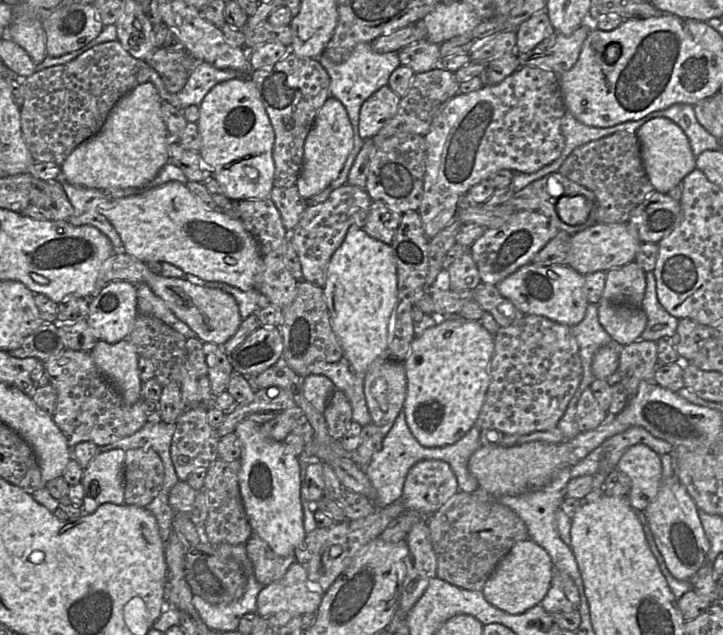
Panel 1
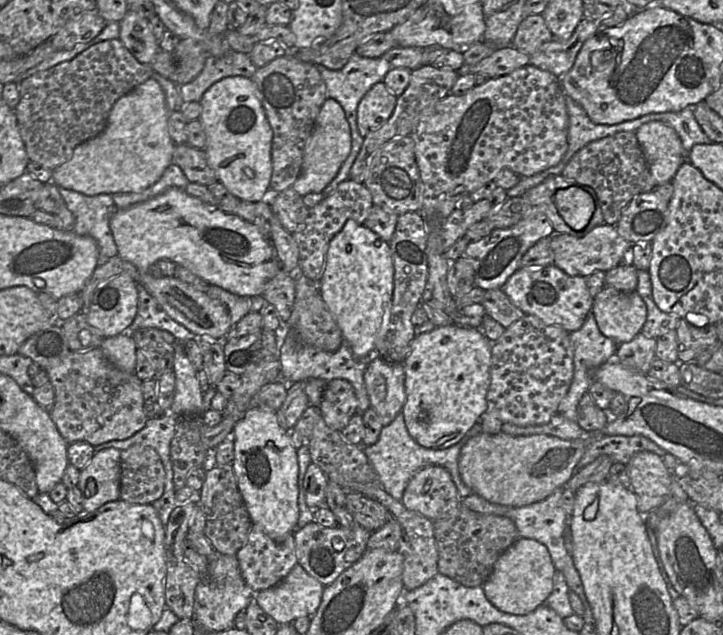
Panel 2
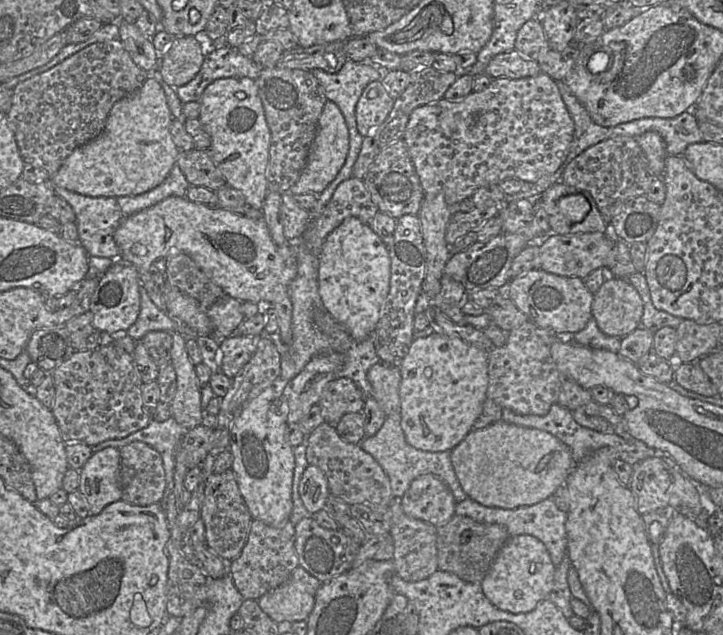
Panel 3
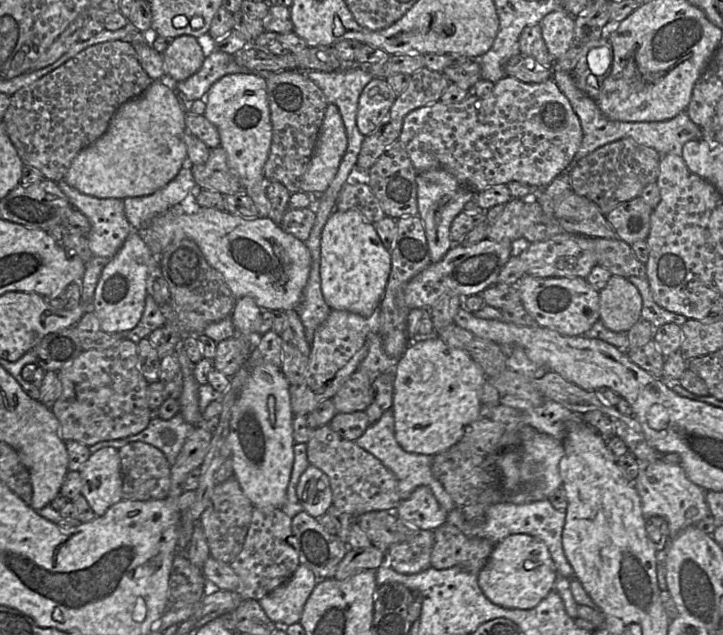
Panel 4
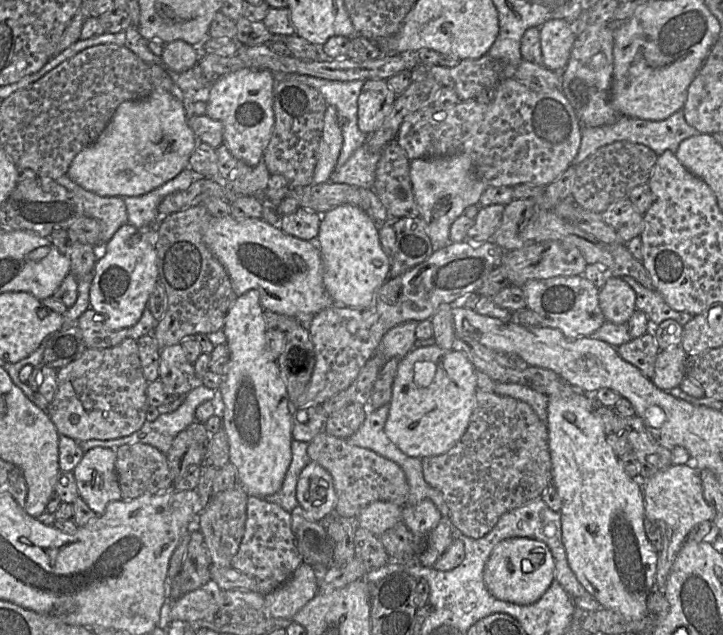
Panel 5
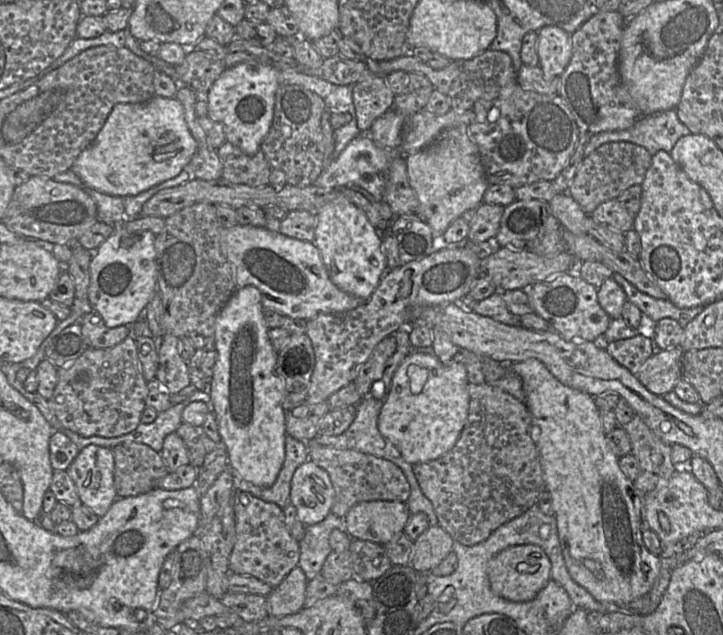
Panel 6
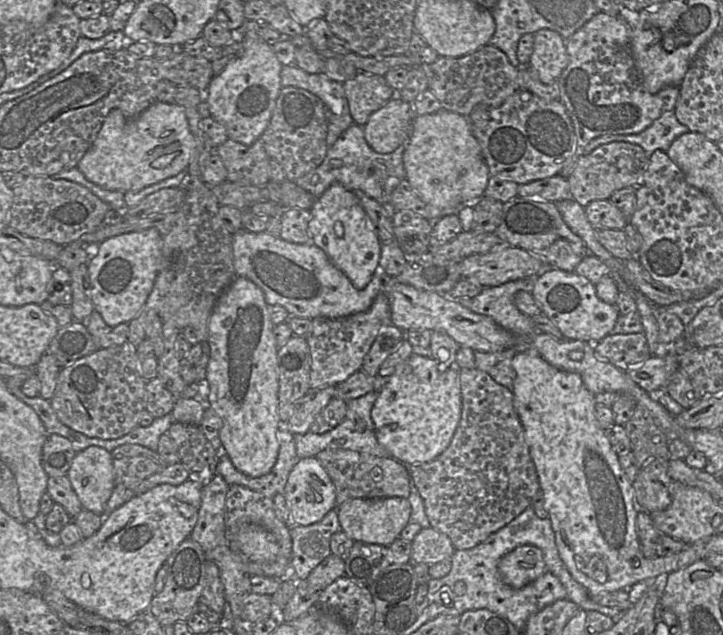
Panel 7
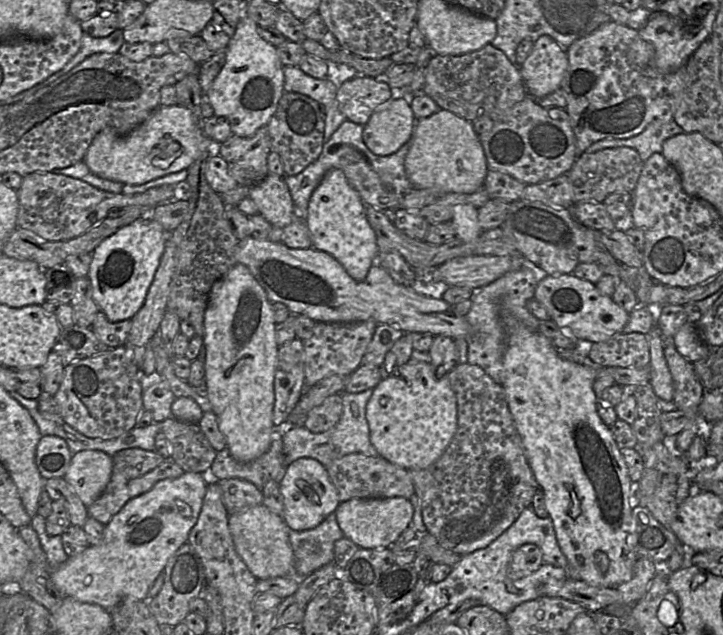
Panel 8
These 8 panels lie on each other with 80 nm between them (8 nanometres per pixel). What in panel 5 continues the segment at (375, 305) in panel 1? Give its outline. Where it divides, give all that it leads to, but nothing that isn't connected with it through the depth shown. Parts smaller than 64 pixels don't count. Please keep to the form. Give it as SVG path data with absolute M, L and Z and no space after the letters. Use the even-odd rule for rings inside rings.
M343 204L322 215L314 245L320 250L324 286L334 305L367 308L392 266L392 258L387 257L379 241L379 224L360 207Z

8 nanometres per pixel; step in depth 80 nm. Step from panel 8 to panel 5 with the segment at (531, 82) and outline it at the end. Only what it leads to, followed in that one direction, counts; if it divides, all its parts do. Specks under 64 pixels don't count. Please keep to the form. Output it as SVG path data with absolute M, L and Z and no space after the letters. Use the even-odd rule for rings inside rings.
M551 19L539 27L539 33L543 66L562 72L575 41L572 25L561 19Z

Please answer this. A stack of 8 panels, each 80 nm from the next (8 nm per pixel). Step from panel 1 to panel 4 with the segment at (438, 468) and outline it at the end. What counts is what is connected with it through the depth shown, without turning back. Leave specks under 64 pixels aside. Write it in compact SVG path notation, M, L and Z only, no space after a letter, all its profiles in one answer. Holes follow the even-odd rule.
M428 486L417 487L407 499L403 499L399 502L394 513L397 519L407 525L417 527L421 530L432 531L435 531L438 527L445 524L448 516L448 512L440 506Z

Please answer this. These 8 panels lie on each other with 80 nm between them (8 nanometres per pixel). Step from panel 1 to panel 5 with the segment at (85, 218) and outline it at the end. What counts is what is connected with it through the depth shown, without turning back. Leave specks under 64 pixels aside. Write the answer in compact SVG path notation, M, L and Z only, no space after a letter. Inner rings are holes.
M66 174L55 181L81 199L85 216L100 222L102 231L99 244L105 245L121 226L128 223L127 209L122 197L99 196L82 188Z

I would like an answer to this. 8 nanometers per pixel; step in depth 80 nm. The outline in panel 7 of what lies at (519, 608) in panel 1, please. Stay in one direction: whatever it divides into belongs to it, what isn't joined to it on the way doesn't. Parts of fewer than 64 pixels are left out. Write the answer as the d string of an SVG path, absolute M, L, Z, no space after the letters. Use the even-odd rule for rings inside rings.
M522 545L503 556L498 564L505 584L520 589L547 571L542 551L534 545Z

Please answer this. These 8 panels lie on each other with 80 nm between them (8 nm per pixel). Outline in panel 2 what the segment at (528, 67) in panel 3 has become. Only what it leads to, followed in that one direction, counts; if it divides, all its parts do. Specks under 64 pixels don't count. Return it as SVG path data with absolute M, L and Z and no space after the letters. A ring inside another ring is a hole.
M513 46L496 49L489 57L482 59L475 65L463 64L456 72L459 76L466 74L486 74L492 78L511 74L528 64L530 56Z

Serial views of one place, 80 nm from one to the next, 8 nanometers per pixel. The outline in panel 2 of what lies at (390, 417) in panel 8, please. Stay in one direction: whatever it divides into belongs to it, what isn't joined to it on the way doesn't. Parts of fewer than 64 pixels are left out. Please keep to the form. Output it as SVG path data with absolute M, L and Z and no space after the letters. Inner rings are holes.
M458 324L438 326L414 337L403 362L406 400L402 408L405 425L411 437L421 446L444 449L458 443L487 409L490 386L492 342L480 328Z

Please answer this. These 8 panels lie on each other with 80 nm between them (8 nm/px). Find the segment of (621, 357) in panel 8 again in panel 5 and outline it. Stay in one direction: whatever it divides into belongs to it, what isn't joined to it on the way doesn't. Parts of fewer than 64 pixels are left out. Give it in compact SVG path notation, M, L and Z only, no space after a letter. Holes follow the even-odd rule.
M646 333L617 347L618 354L625 361L636 366L649 378L654 374L655 360L659 351L653 333Z

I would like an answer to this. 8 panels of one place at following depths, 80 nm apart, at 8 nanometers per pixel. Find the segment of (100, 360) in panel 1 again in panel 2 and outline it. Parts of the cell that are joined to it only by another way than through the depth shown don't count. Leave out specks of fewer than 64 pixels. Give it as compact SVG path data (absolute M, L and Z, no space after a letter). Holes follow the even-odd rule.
M130 333L104 338L100 347L114 366L128 373L135 372L137 347Z

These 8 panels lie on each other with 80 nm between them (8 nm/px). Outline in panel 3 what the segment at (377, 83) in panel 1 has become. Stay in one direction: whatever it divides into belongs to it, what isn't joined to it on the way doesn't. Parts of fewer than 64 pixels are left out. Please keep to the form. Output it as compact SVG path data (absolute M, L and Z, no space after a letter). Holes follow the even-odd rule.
M348 59L346 63L343 65L343 67L340 69L340 71L337 73L330 74L320 69L314 69L311 70L310 72L322 85L323 92L325 94L327 101L334 102L341 110L349 131L349 151L345 163L342 166L339 173L337 174L336 178L327 186L327 188L323 192L321 192L317 196L316 204L314 208L310 211L312 218L312 216L317 216L322 212L322 210L325 208L325 206L332 198L338 185L343 181L353 177L353 166L360 153L364 138L357 129L356 105L363 90L366 88L368 84L374 81L381 81L381 79L383 79L383 70L379 69L370 62L369 63L354 62Z

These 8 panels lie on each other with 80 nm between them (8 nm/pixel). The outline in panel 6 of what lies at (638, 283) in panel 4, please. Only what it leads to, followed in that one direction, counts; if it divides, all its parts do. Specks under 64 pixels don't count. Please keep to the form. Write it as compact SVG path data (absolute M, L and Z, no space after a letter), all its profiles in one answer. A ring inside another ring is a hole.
M614 273L613 279L623 287L627 299L638 306L655 324L662 318L673 318L685 327L705 307L680 308L668 299L654 298L638 290L619 273Z

